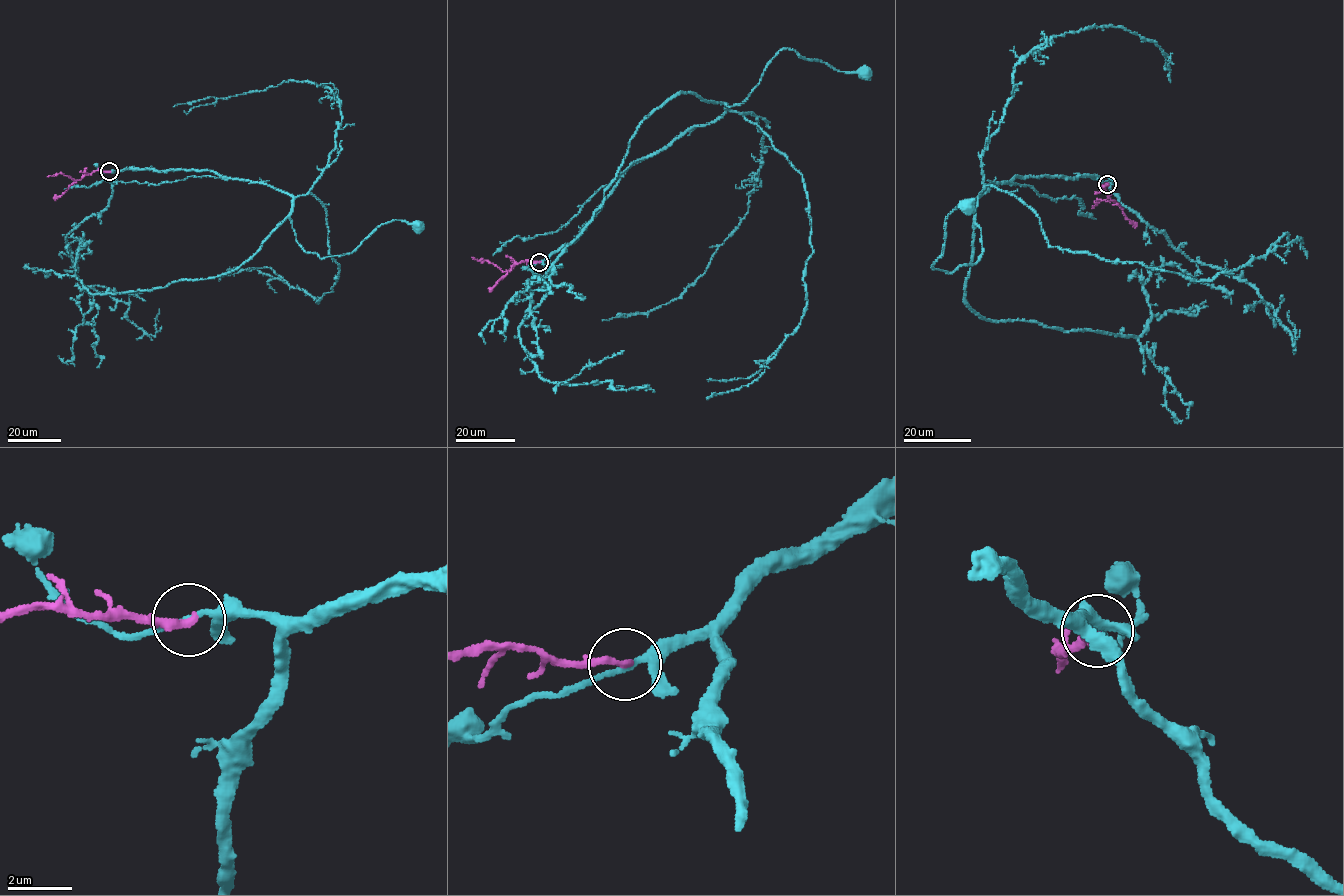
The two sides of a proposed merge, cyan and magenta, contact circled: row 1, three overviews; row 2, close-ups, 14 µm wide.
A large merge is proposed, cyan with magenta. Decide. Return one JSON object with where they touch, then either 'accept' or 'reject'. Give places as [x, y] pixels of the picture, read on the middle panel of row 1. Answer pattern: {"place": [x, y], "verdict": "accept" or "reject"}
{"place": [539, 262], "verdict": "reject"}

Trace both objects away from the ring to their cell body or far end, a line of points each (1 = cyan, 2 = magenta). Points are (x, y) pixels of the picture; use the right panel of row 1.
1: (1108, 184), (1045, 175), (990, 184), (977, 199), (979, 259), (950, 273), (933, 268), (947, 217), (968, 203)
2: (1107, 184), (1105, 192), (1114, 201), (1097, 199), (1091, 207)

